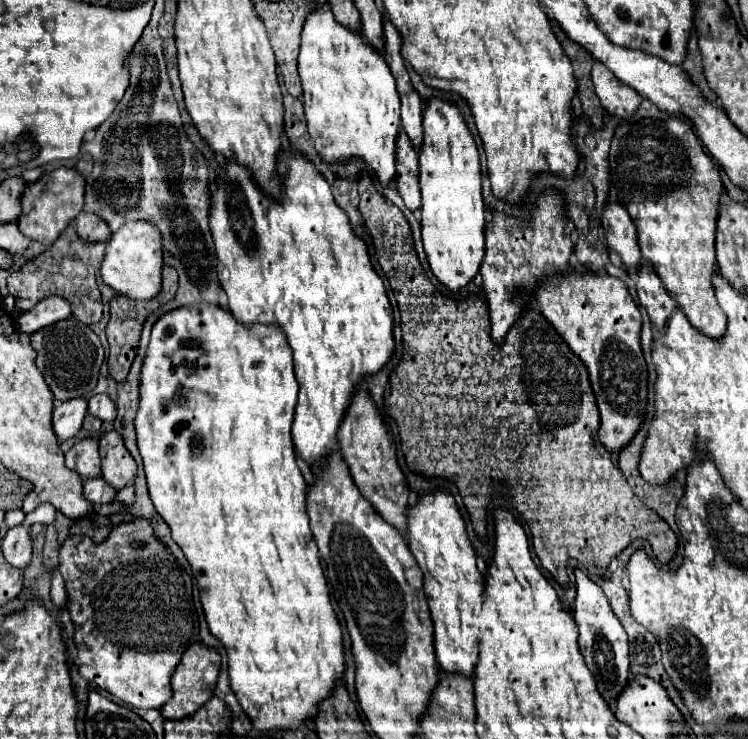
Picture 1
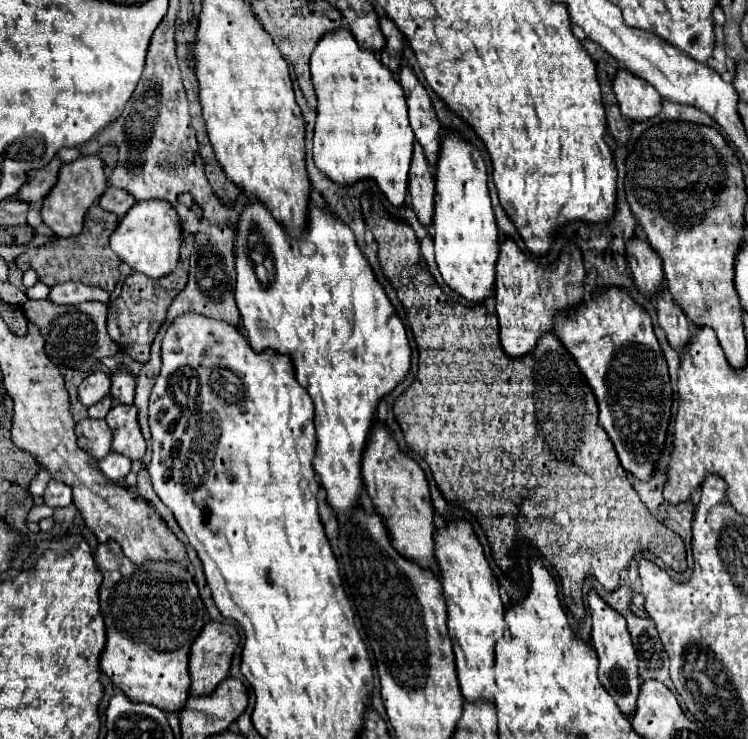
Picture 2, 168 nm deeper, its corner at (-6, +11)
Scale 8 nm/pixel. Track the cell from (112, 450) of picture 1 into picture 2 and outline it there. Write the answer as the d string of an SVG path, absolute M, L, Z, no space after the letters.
M115 404L105 420L113 432L111 450L127 456L129 460L141 460L145 456L145 440L137 424L137 408Z

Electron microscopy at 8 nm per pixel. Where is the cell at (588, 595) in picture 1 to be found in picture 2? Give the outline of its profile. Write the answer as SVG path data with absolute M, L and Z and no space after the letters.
M589 590L587 602L589 602L591 618L593 618L591 642L593 642L593 648L599 658L599 680L601 680L603 688L615 698L621 712L629 716L635 710L635 702L637 702L637 694L639 694L639 686L641 686L631 634L627 634L627 624L625 624L623 616L619 616L619 612L615 612L611 606L607 606L607 602L595 590Z

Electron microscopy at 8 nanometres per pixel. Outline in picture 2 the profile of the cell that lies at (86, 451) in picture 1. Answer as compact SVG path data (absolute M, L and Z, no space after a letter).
M85 418L75 426L75 434L77 434L77 444L89 456L101 460L111 452L111 430L105 424L105 420Z

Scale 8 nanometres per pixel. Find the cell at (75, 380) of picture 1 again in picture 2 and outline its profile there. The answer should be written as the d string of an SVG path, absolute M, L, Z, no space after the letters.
M29 300L27 306L23 308L27 318L37 326L37 330L45 338L45 354L65 368L91 372L91 368L99 362L99 358L115 356L119 352L119 348L107 334L107 326L105 326L107 306L103 302L57 306L57 304L51 304L51 300Z

